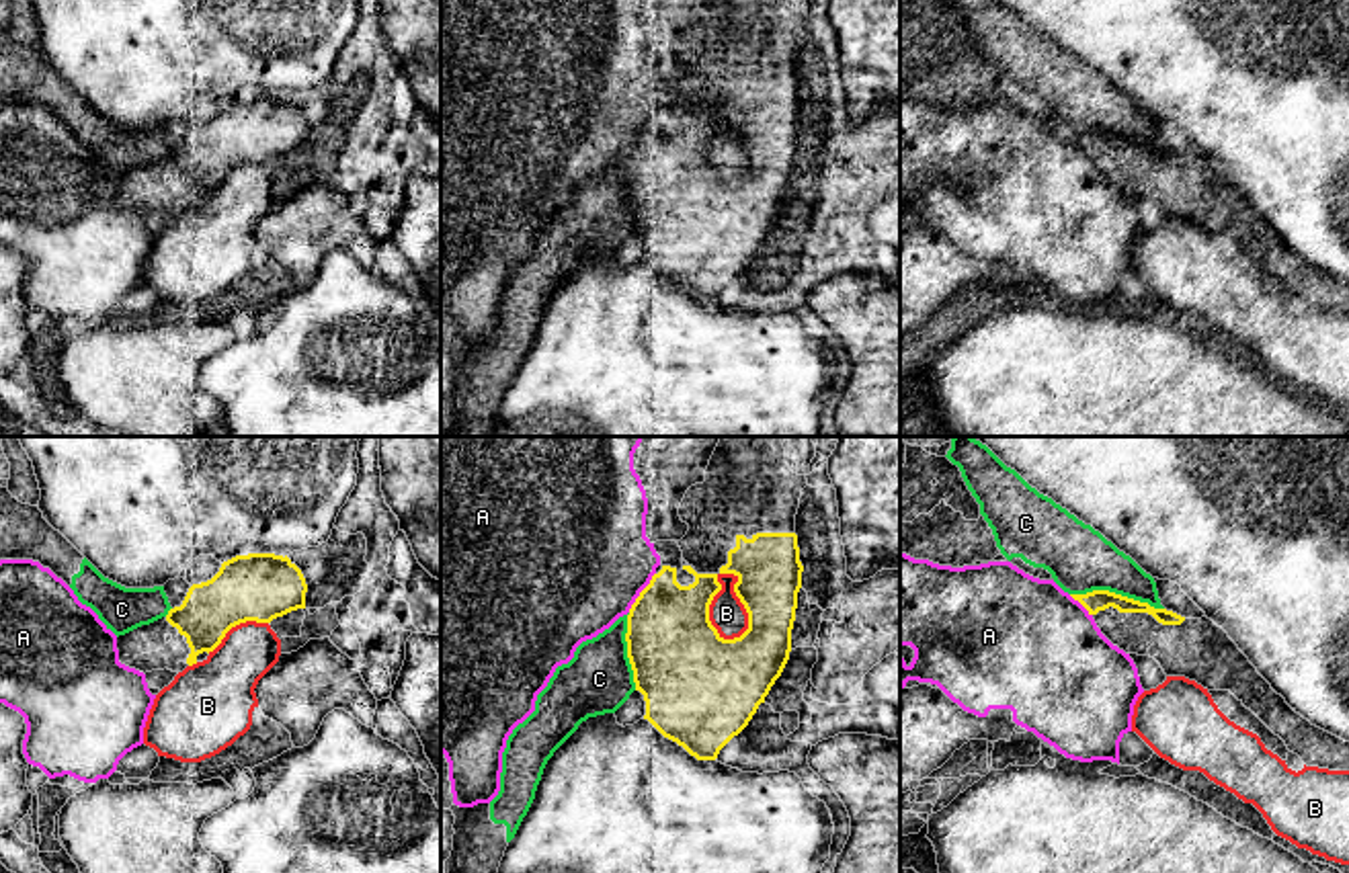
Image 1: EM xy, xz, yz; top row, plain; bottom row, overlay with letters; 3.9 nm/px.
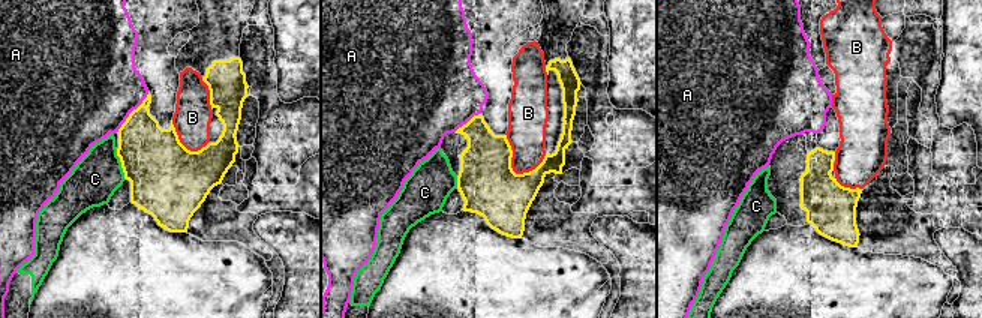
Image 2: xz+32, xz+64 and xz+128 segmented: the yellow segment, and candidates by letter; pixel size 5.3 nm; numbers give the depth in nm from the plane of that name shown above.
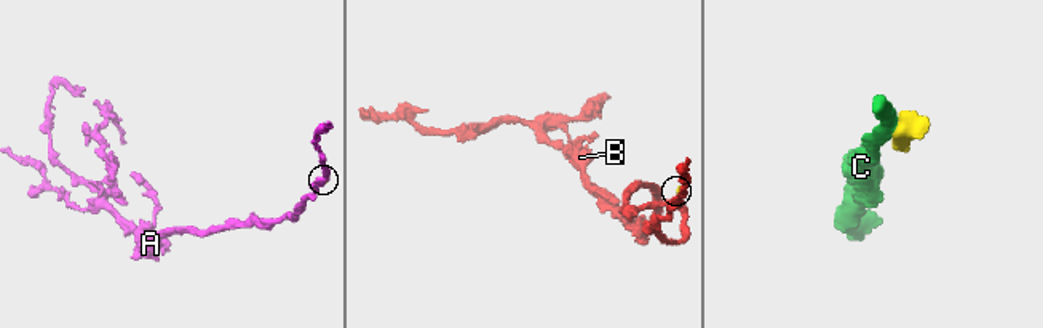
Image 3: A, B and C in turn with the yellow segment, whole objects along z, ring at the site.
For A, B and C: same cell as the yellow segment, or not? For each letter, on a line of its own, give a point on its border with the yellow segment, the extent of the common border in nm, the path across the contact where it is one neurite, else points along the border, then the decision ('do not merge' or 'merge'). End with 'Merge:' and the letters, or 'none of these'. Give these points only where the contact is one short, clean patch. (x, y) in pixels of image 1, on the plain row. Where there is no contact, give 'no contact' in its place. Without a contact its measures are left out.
A: xz (640, 134) | 190 nm | do not merge
B: xz (708, 150) | 280 nm | do not merge
C: yz (1118, 136) | 380 nm | do not merge
Merge: none of these

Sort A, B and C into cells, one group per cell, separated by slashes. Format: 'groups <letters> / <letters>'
groups A / B / C

